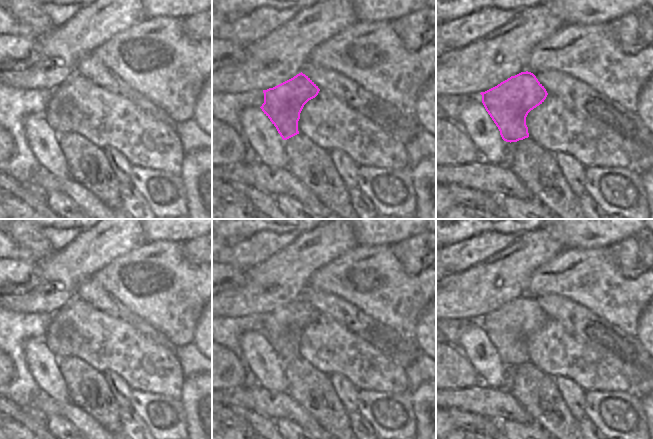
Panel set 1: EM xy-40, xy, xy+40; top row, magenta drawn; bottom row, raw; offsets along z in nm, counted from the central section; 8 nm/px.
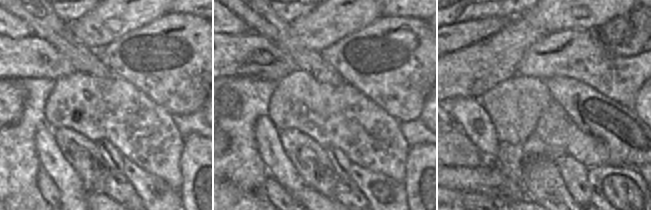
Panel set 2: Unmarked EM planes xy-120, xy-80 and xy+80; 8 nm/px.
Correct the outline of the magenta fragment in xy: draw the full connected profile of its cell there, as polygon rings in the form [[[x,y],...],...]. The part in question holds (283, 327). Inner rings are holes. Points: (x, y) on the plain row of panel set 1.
[[[302,296],[267,314],[263,314],[264,327],[260,331],[276,351],[283,364],[297,358],[298,345],[304,329],[315,322],[320,313]]]

